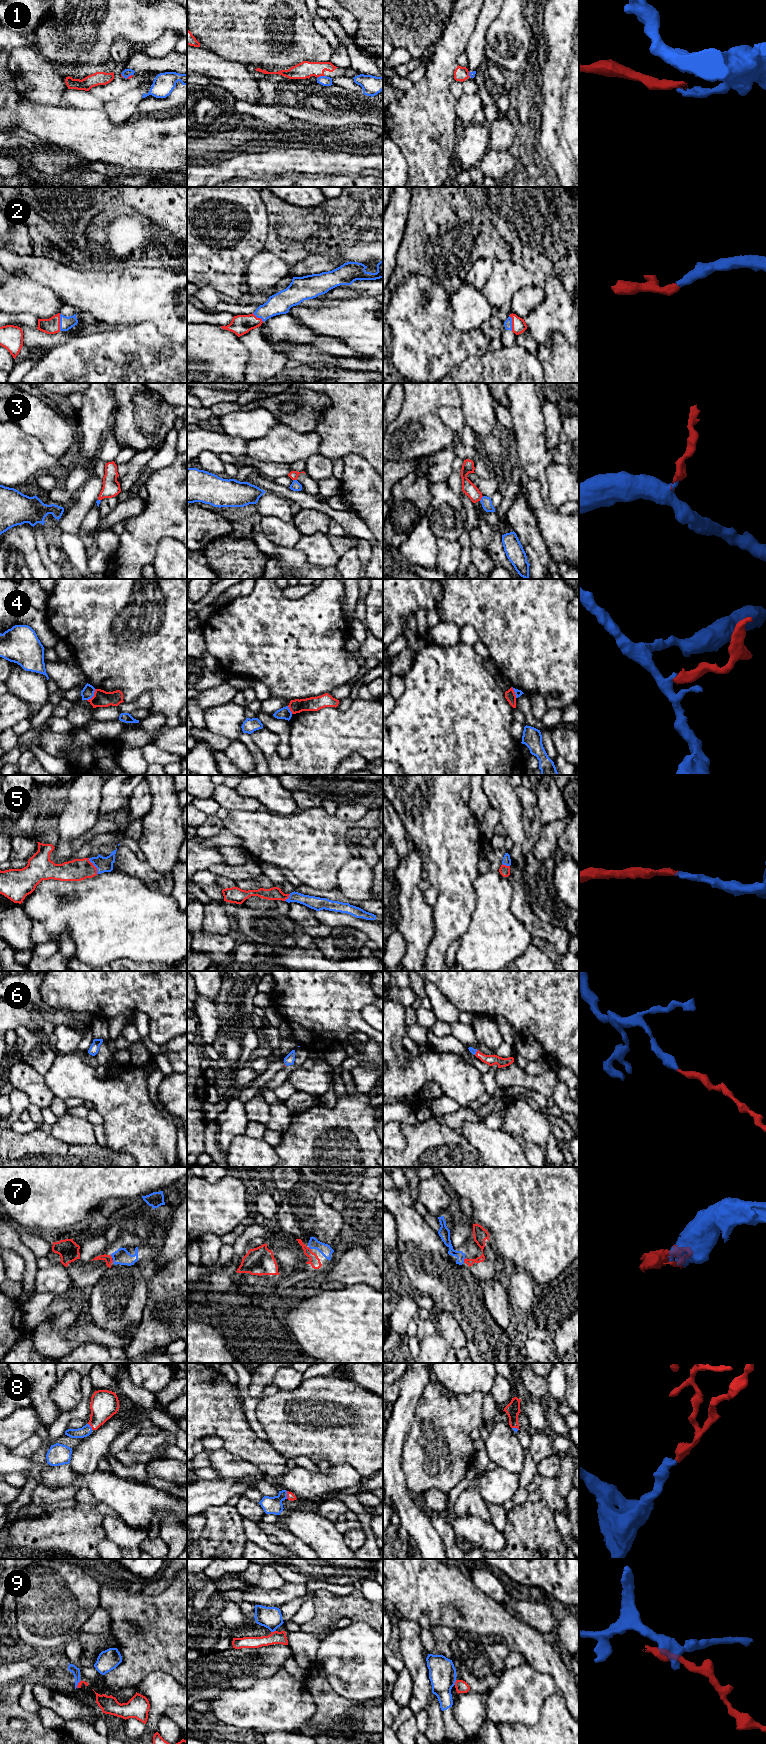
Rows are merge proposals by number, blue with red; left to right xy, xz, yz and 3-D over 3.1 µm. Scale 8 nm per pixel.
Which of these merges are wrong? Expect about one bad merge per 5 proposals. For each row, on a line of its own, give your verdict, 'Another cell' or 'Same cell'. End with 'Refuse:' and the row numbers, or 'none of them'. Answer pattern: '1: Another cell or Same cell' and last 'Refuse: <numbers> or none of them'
1: Another cell
2: Same cell
3: Another cell
4: Another cell
5: Same cell
6: Same cell
7: Same cell
8: Same cell
9: Another cell
Refuse: 1, 3, 4, 9

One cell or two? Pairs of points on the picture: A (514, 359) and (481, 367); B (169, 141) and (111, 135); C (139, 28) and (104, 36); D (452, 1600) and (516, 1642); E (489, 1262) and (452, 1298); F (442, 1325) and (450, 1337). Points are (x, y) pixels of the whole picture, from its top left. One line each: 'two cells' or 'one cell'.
A: one cell
B: one cell
C: one cell
D: one cell
E: two cells
F: one cell

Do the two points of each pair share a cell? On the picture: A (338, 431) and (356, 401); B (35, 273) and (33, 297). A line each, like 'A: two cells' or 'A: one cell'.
A: one cell
B: two cells

